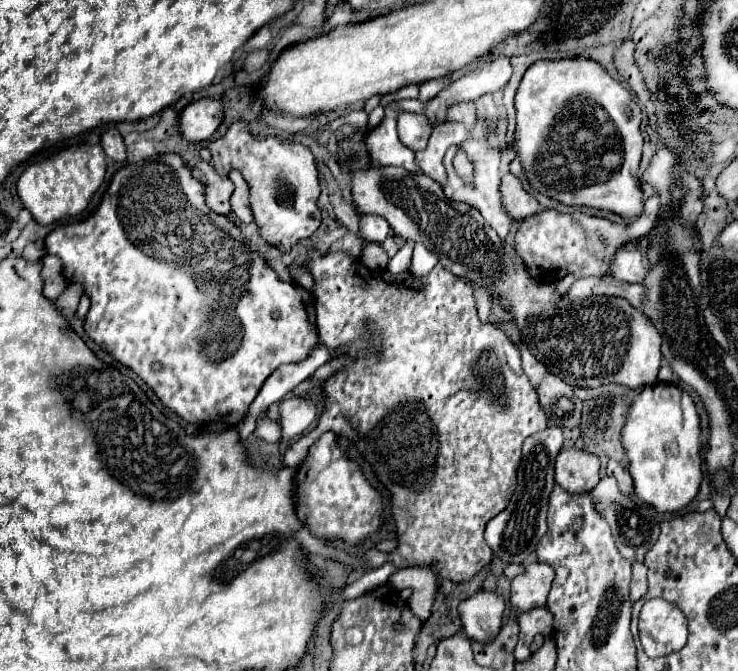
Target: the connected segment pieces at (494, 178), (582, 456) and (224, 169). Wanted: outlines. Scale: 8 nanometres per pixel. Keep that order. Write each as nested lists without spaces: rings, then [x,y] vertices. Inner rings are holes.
[[[468,140],[468,142],[464,142],[460,148],[462,148],[462,150],[468,154],[468,158],[472,160],[472,164],[474,164],[474,176],[472,176],[470,182],[464,182],[464,180],[456,174],[454,166],[452,166],[452,158],[454,158],[454,154],[456,154],[456,148],[448,148],[446,158],[444,158],[444,166],[446,166],[446,172],[448,172],[448,184],[444,186],[444,192],[446,192],[446,196],[450,196],[452,200],[468,202],[470,206],[474,206],[474,208],[482,214],[482,218],[484,218],[484,220],[486,220],[486,222],[498,232],[498,236],[504,238],[504,236],[508,234],[508,230],[510,230],[512,218],[506,214],[506,210],[502,210],[500,172],[498,172],[500,156],[498,156],[494,150],[490,150],[482,140],[480,140],[480,142],[472,142],[472,140]]]
[[[562,448],[556,456],[556,482],[568,492],[590,492],[600,476],[594,454],[578,448]]]
[[[236,122],[222,138],[212,140],[208,150],[212,152],[212,162],[218,174],[228,176],[228,172],[234,168],[242,172],[250,186],[250,206],[254,220],[260,224],[260,236],[268,244],[288,240],[292,230],[294,244],[316,232],[322,220],[316,206],[320,196],[320,180],[314,156],[306,146],[288,140],[276,140],[272,136],[256,138],[248,132],[246,122]]]

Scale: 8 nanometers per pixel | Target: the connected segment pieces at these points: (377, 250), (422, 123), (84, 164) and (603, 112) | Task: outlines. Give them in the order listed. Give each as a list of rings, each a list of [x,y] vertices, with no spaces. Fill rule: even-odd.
[[[368,244],[364,250],[362,250],[362,262],[366,266],[380,266],[386,262],[386,252],[378,246],[378,244]]]
[[[400,112],[398,116],[398,136],[400,142],[410,148],[412,152],[424,150],[428,144],[432,122],[426,116],[412,114],[412,112]]]
[[[74,144],[58,151],[42,161],[28,165],[16,182],[18,196],[34,216],[34,220],[42,226],[54,224],[64,218],[72,218],[80,214],[92,194],[100,188],[106,174],[106,154],[100,144]]]
[[[588,58],[534,62],[520,82],[514,106],[518,114],[514,142],[532,188],[560,204],[610,210],[624,220],[642,214],[644,196],[638,180],[642,112],[630,92],[598,62]]]

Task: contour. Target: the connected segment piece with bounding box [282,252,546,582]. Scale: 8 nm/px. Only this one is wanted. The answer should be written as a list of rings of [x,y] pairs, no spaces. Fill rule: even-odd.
[[[336,252],[326,256],[312,254],[308,270],[316,282],[314,296],[320,342],[330,350],[347,346],[344,355],[353,357],[355,362],[326,380],[322,422],[318,422],[310,434],[292,442],[282,462],[284,466],[298,466],[308,454],[308,448],[328,430],[354,438],[378,480],[392,492],[398,548],[392,553],[371,548],[364,558],[356,560],[347,551],[331,546],[330,541],[314,538],[308,528],[300,528],[294,538],[306,552],[352,566],[378,568],[384,562],[392,562],[398,568],[406,568],[414,564],[434,564],[446,580],[470,580],[492,560],[492,550],[484,540],[484,528],[490,518],[506,508],[514,492],[522,444],[534,432],[546,428],[546,414],[538,404],[536,390],[528,376],[518,376],[508,366],[506,350],[512,348],[512,342],[496,326],[478,320],[472,286],[452,276],[440,264],[436,264],[428,276],[416,276],[410,267],[394,275],[386,270],[372,272],[362,266],[360,258]],[[364,348],[380,348],[380,352],[364,356]]]

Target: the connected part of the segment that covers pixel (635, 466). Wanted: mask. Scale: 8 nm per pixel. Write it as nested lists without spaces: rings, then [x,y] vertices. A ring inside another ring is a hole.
[[[656,382],[654,386],[644,386],[640,396],[630,406],[626,424],[622,428],[622,446],[630,460],[630,476],[634,480],[634,490],[640,500],[650,504],[658,514],[678,512],[686,508],[698,494],[702,482],[702,428],[700,414],[688,392],[680,392],[674,384]]]

